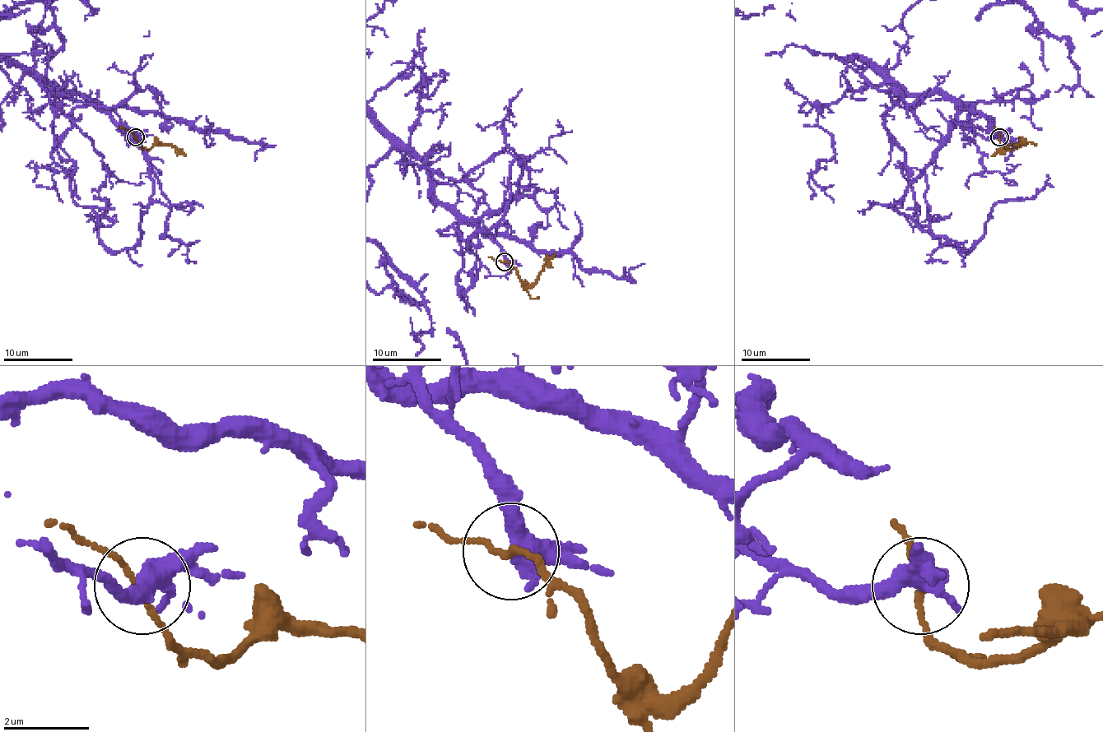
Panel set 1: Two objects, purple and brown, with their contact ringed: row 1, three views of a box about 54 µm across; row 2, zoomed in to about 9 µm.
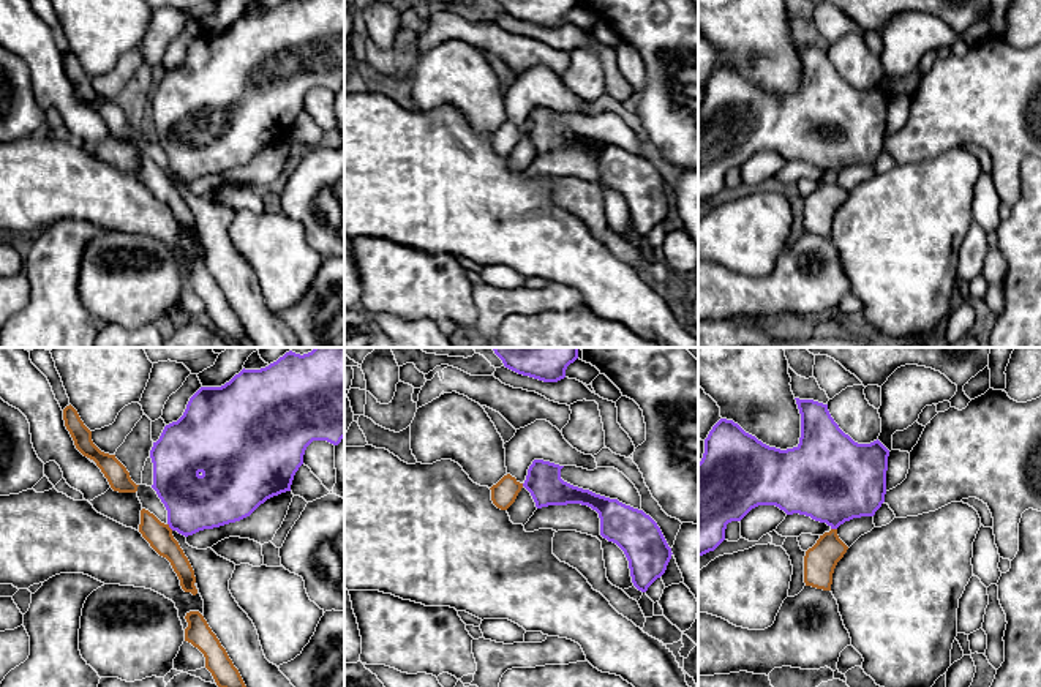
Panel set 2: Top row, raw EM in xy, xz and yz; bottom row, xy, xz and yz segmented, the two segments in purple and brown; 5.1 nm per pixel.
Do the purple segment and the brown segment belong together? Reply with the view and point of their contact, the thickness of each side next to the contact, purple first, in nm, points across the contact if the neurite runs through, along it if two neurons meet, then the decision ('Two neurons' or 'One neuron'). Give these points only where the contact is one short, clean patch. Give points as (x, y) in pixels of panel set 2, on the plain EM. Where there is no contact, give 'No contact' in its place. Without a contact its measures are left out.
Touches purple at xy (169, 172). Thickness 280 nm (purple) against 130 nm. Boundary: xy (168, 169), (172, 176). Two neurons

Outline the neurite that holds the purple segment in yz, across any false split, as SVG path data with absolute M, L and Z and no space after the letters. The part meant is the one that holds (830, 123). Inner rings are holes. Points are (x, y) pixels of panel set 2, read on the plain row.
M795 44L801 84L793 95L769 93L733 66L720 65L705 85L698 109L698 204L725 186L727 171L758 152L776 152L837 175L845 167L874 163L885 148L889 96L877 85L858 90L834 68L828 51Z

